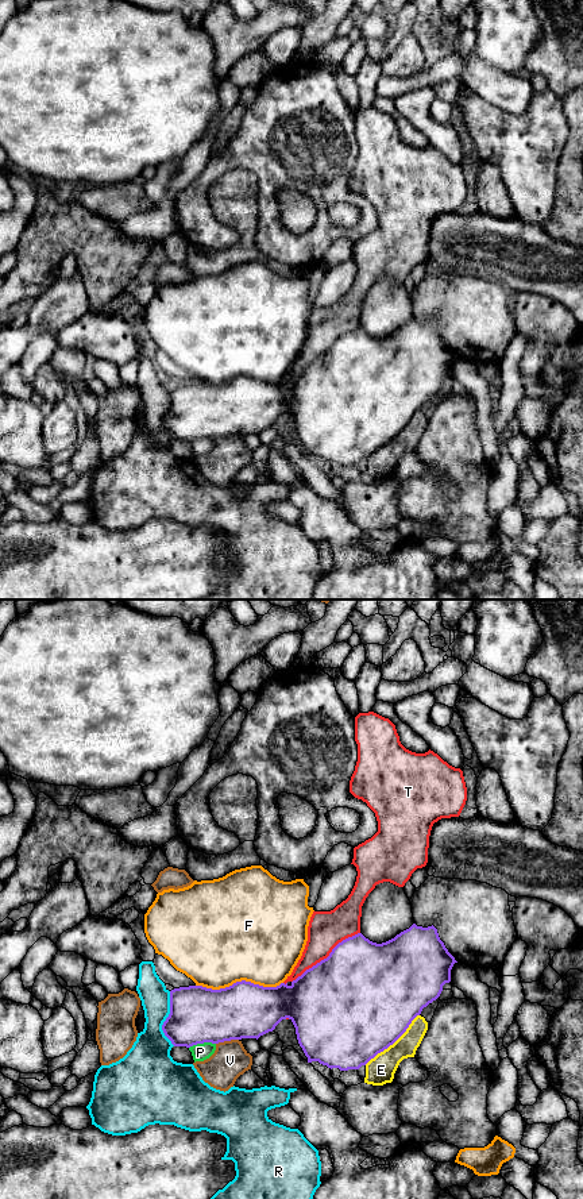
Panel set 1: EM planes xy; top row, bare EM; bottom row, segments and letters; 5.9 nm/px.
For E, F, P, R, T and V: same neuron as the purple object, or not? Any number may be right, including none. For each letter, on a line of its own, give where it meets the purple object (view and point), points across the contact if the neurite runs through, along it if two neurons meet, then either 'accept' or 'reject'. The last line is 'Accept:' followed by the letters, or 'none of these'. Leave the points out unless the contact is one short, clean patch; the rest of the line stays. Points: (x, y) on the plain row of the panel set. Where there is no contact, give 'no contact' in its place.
E: meets purple in xy at (393, 438); reject
F: meets purple in xy at (239, 377); reject
P: meets purple in xy at (201, 438); reject
R: meets purple in xy at (166, 413); reject
T: meets purple in xy at (327, 353); reject
V: meets purple in xy at (227, 435); reject
Accept: none of these

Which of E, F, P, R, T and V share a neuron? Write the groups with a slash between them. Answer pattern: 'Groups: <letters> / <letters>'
Groups: E / F / P / R / T / V

